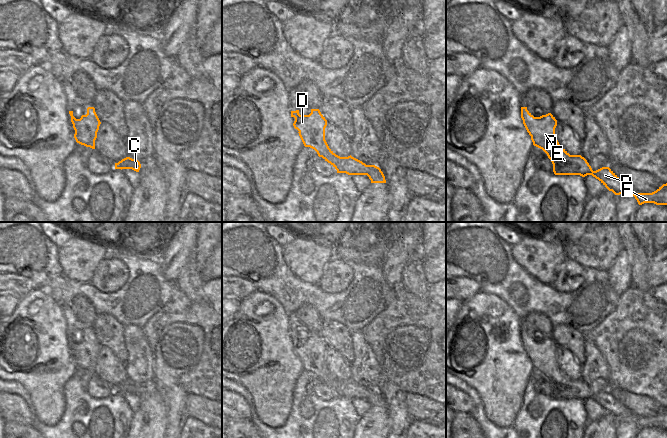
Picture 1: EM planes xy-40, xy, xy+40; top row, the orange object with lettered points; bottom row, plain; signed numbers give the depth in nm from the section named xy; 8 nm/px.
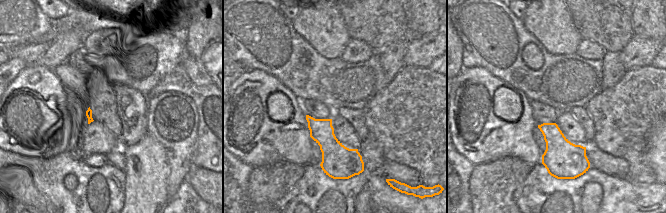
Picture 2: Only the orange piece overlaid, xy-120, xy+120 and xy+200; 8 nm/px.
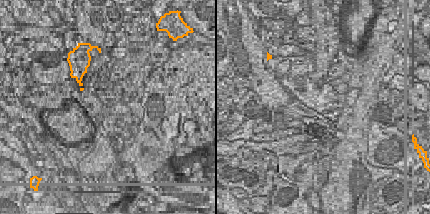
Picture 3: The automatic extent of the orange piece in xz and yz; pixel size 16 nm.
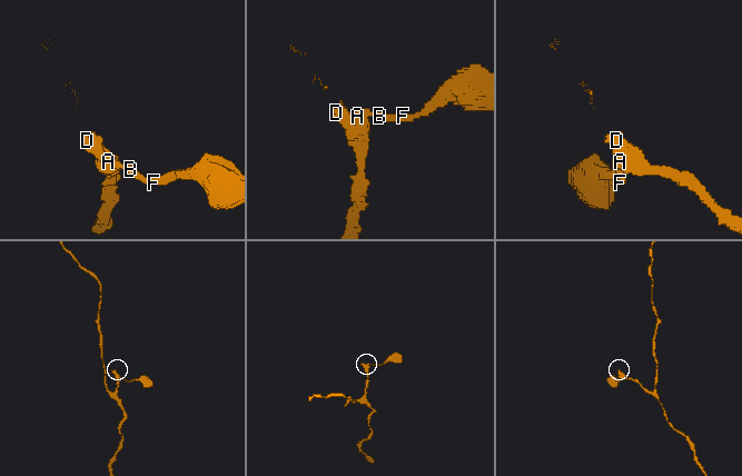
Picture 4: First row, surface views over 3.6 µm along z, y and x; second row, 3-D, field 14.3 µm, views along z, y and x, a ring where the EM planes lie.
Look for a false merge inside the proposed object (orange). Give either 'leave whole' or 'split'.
leave whole

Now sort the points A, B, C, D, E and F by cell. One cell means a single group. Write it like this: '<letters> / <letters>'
A B C D E F

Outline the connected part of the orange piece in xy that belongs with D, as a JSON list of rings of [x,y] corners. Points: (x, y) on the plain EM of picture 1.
[[[311,333],[309,339],[300,339],[299,334],[291,335],[291,341],[295,342],[293,350],[299,355],[304,370],[314,373],[319,381],[337,394],[337,397],[367,399],[371,407],[386,407],[385,400],[379,391],[366,389],[351,379],[340,381],[329,372],[325,364],[327,344],[319,333]]]

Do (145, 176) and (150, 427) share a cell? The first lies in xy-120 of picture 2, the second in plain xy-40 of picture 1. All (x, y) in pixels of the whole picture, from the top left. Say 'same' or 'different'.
same

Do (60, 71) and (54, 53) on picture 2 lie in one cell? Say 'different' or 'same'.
different

